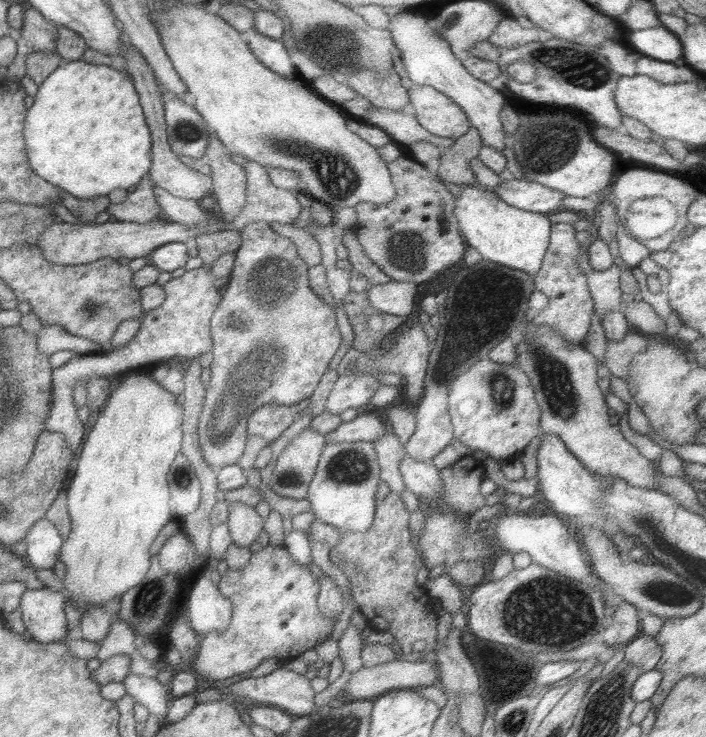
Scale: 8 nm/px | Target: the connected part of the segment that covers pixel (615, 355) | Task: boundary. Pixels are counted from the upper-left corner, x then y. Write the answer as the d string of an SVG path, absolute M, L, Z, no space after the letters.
M627 334L625 340L621 340L621 342L607 340L607 350L603 354L607 370L625 382L635 354L645 352L647 344L649 344L647 336L637 336L637 334Z

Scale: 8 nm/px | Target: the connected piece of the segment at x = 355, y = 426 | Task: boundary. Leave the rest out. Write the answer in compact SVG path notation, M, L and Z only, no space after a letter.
M373 414L355 416L351 422L339 424L335 430L331 430L325 438L325 444L337 444L337 442L373 442L379 436L387 434L385 426L375 418Z

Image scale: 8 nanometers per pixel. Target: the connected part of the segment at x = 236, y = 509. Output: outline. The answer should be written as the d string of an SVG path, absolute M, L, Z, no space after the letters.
M235 502L229 508L227 526L229 526L233 546L249 548L257 540L257 534L263 530L263 518L259 518L255 508Z

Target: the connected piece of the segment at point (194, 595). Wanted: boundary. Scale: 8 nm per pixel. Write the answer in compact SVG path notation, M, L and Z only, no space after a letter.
M207 570L197 576L185 604L189 614L189 628L201 638L209 634L223 634L229 628L231 602L219 594L217 586L211 584Z

